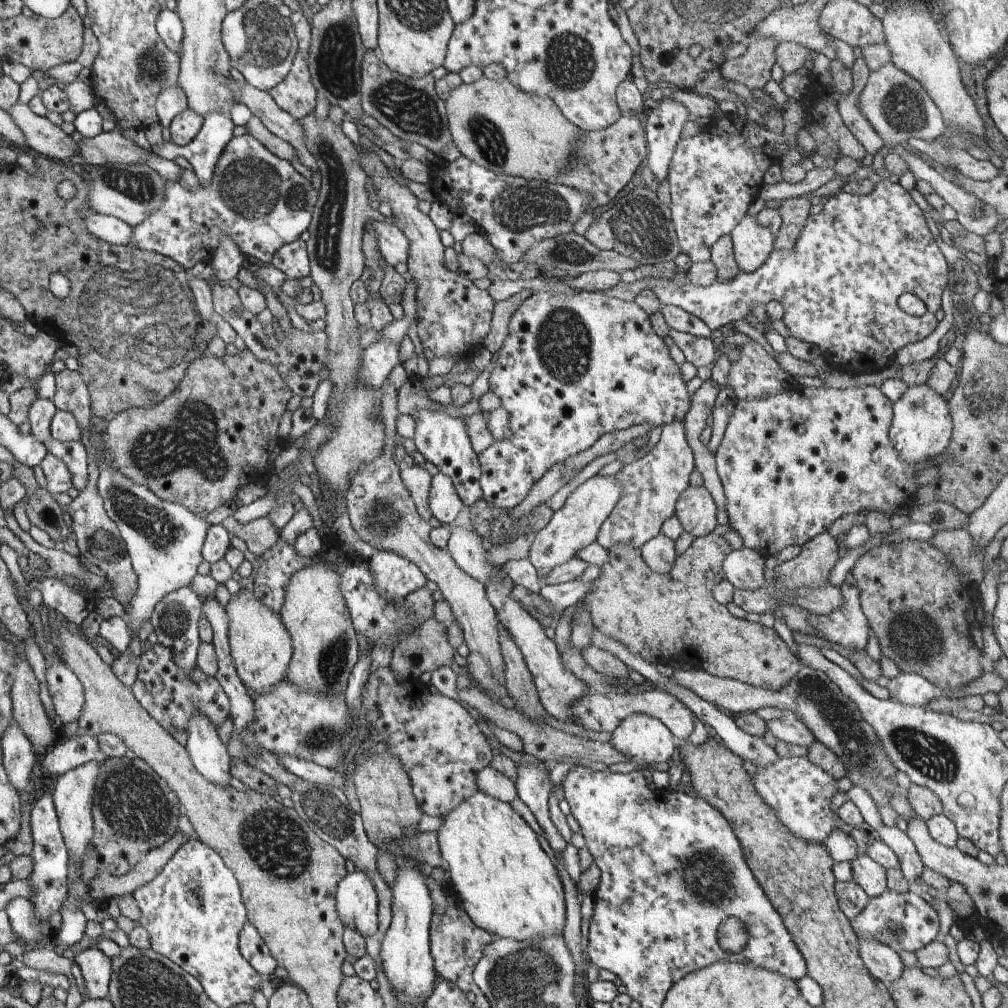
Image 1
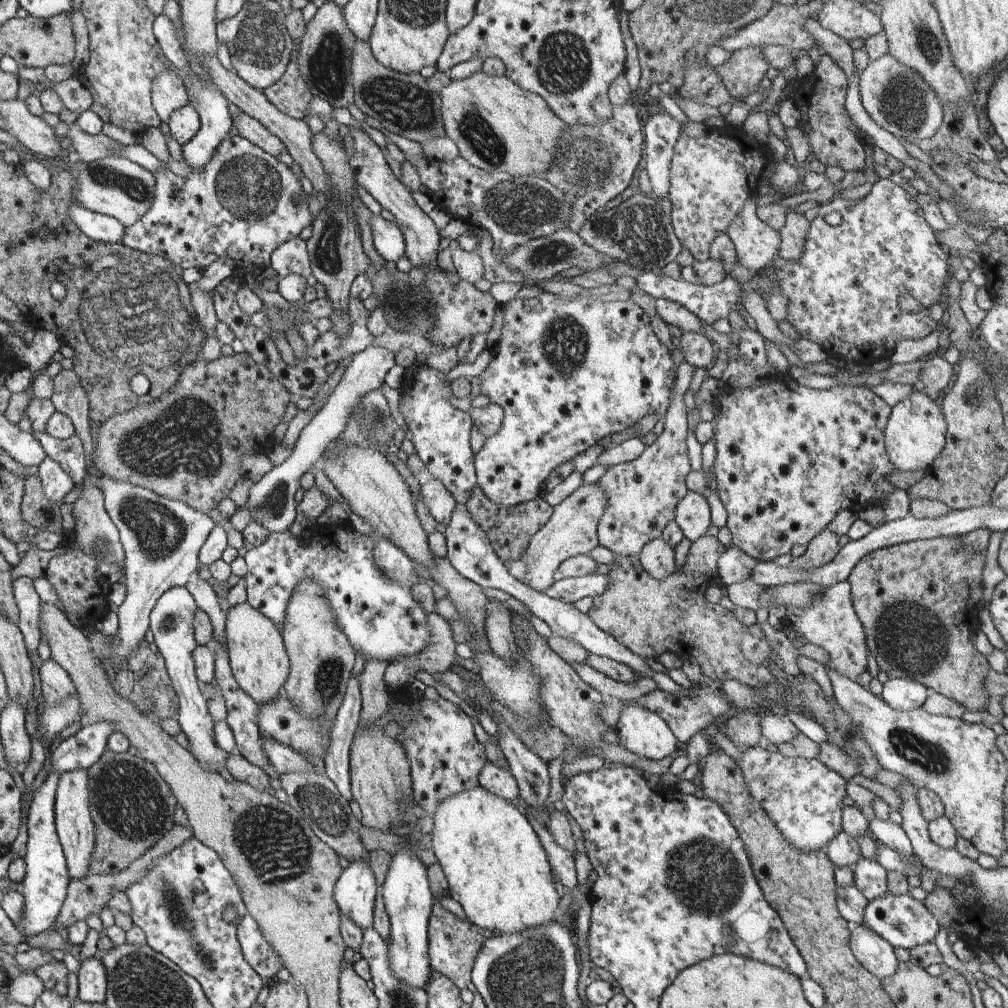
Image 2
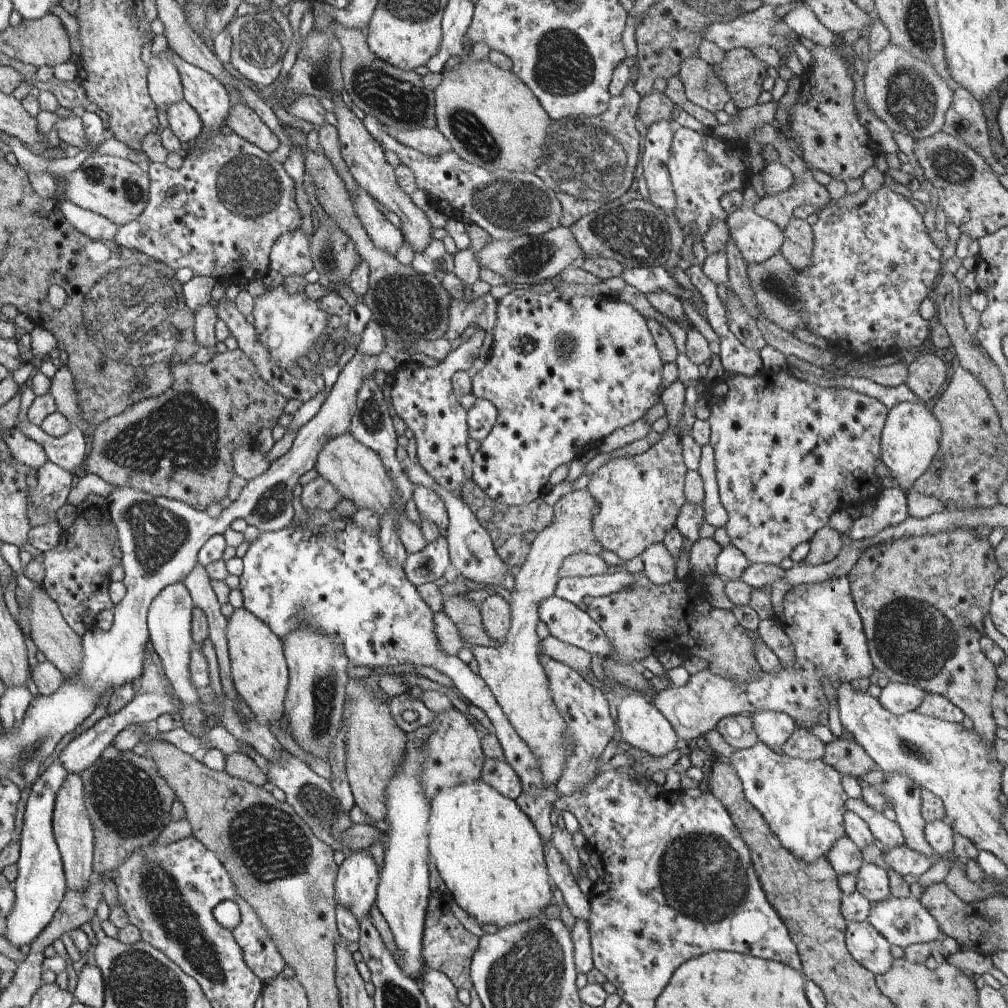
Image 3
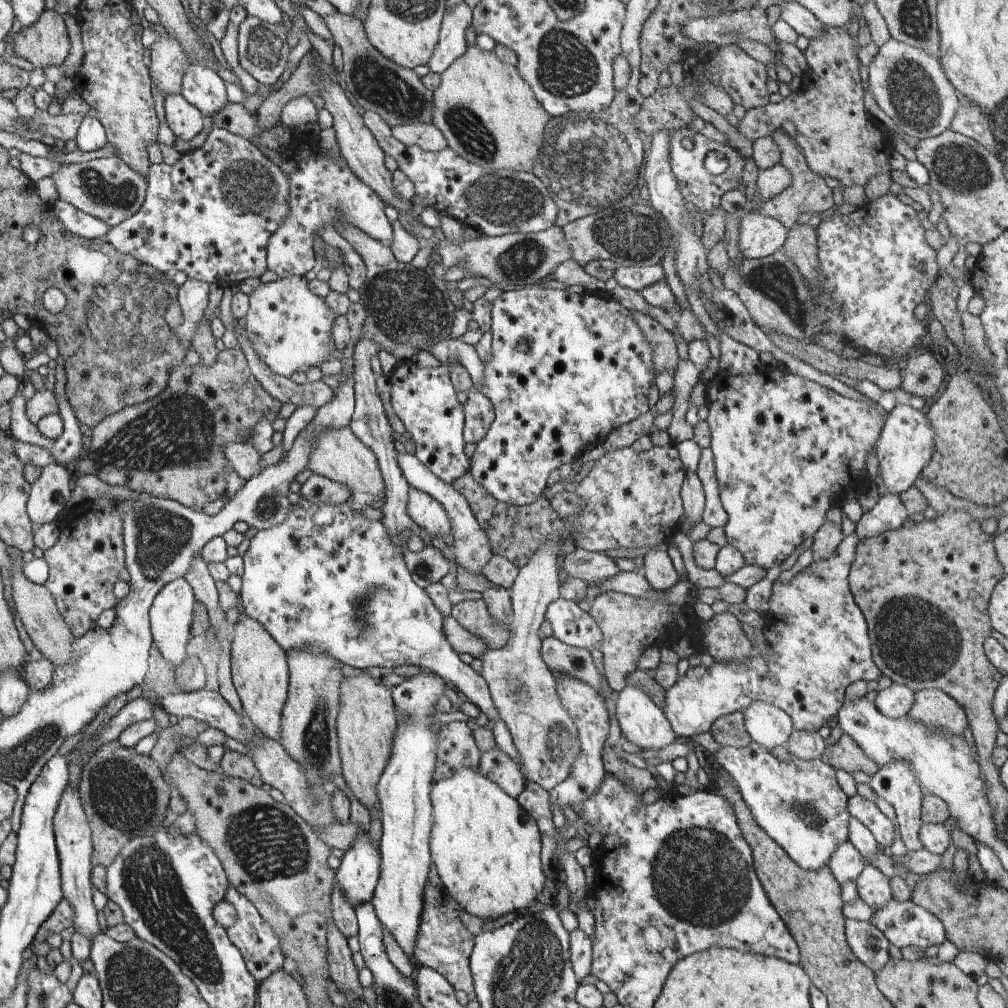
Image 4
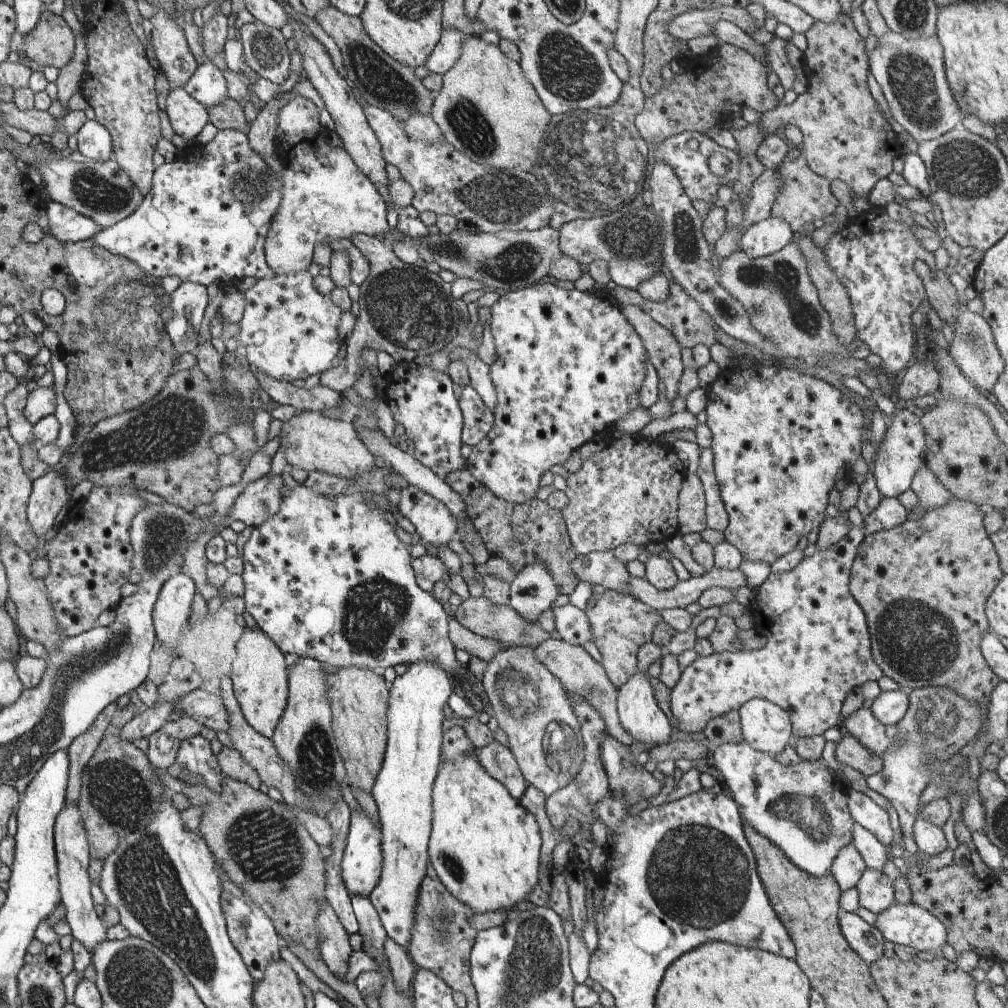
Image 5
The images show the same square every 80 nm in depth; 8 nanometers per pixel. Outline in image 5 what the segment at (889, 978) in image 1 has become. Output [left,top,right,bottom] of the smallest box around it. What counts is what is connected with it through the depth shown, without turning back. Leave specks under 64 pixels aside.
[839,910,884,964]

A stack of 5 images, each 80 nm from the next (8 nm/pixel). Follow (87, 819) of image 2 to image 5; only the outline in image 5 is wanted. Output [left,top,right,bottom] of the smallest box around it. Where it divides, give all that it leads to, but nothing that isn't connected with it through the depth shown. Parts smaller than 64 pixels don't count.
[55,804,107,954]

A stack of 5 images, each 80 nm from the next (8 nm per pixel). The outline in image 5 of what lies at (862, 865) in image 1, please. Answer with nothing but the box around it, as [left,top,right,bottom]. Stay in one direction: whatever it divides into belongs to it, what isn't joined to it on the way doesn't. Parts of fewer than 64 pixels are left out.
[855,866,895,915]

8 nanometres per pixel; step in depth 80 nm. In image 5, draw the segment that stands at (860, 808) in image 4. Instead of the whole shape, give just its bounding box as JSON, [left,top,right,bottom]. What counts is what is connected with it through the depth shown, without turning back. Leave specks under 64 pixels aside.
[847,790,893,848]

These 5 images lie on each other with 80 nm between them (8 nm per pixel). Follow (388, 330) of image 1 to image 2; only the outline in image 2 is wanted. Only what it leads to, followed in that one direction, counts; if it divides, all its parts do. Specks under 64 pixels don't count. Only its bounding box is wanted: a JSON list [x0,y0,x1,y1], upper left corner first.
[246,345,395,533]

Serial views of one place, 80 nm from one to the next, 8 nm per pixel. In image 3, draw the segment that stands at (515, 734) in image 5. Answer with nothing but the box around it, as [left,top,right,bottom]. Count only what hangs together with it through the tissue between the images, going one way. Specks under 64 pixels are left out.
[470,489,604,787]

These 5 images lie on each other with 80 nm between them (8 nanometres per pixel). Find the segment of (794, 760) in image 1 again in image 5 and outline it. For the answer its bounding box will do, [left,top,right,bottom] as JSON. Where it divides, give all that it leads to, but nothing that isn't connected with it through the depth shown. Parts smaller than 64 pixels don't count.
[713,742,856,876]

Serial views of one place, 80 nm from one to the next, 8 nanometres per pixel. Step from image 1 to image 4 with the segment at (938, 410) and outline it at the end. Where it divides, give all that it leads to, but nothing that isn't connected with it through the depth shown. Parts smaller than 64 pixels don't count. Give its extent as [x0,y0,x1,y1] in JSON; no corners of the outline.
[877,405,935,495]

